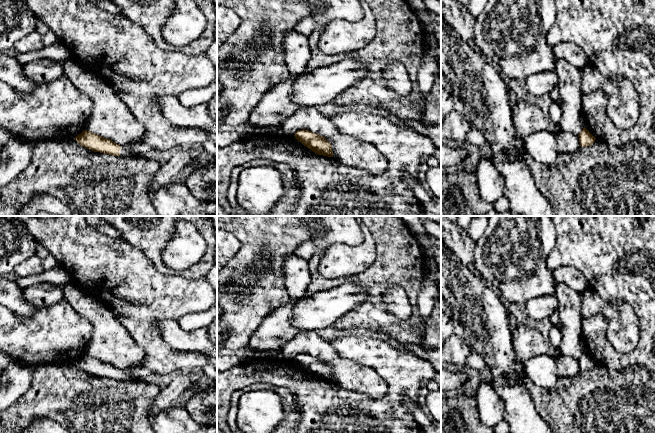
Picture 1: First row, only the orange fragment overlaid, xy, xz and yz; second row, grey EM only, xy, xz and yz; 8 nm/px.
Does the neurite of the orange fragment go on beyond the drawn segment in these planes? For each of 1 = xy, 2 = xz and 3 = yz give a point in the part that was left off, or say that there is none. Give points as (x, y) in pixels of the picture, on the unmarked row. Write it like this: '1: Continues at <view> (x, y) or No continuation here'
1: Continues at xy (124, 375)
2: No continuation here
3: No continuation here

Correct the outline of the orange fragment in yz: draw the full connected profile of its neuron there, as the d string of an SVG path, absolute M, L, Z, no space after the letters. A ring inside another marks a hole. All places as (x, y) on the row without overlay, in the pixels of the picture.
M584 351L578 359L581 371L591 370L596 362Z

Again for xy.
M84 354L74 362L81 370L92 374L113 380L132 381L131 376L124 370L116 368L110 363L99 360L90 355Z

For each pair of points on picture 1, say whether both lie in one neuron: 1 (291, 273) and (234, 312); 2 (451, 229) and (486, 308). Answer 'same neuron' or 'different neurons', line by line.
1: different neurons
2: different neurons

